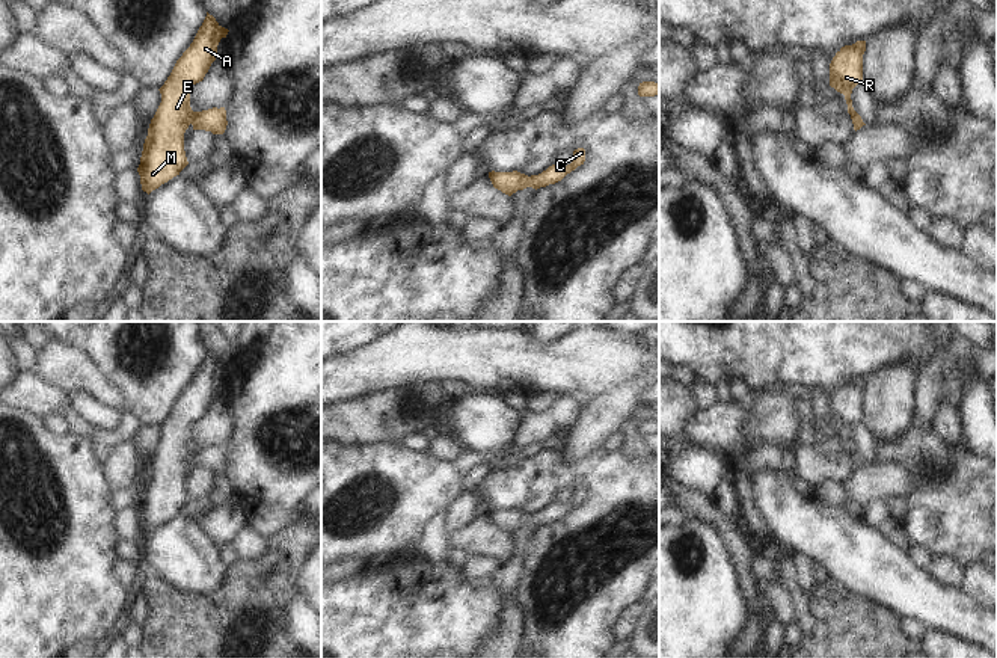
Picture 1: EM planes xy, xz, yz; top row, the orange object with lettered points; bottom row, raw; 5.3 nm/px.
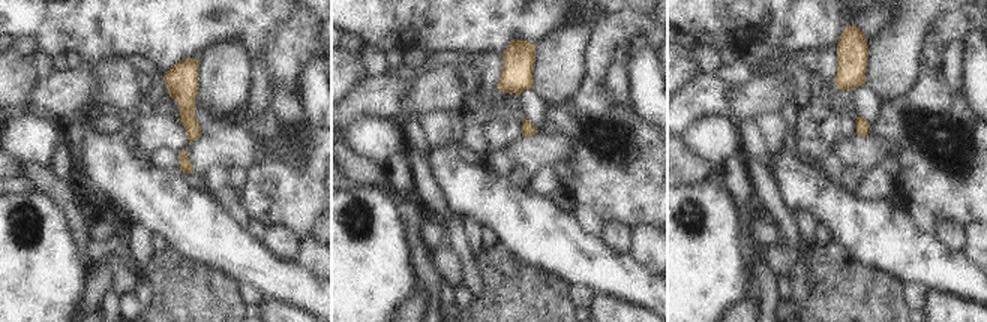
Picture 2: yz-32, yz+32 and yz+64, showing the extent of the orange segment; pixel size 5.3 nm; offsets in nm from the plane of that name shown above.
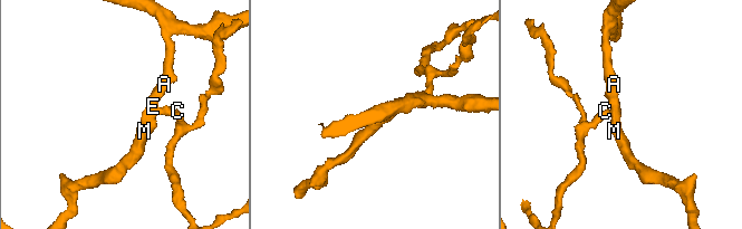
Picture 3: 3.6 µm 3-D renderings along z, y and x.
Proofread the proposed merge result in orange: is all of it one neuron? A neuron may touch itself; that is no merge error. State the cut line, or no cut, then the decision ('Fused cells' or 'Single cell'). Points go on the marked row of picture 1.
No split. Single cell.

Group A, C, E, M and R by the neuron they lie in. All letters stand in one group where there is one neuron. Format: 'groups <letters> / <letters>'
groups A C E M R

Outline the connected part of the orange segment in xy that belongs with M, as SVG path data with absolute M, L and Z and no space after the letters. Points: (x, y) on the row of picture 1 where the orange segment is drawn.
M207 12L193 42L176 60L170 75L158 89L161 103L151 119L137 168L142 190L148 195L179 175L189 164L184 151L184 133L190 124L193 130L205 130L213 134L223 134L226 130L225 107L193 112L190 89L204 80L216 60L217 45L228 32Z

